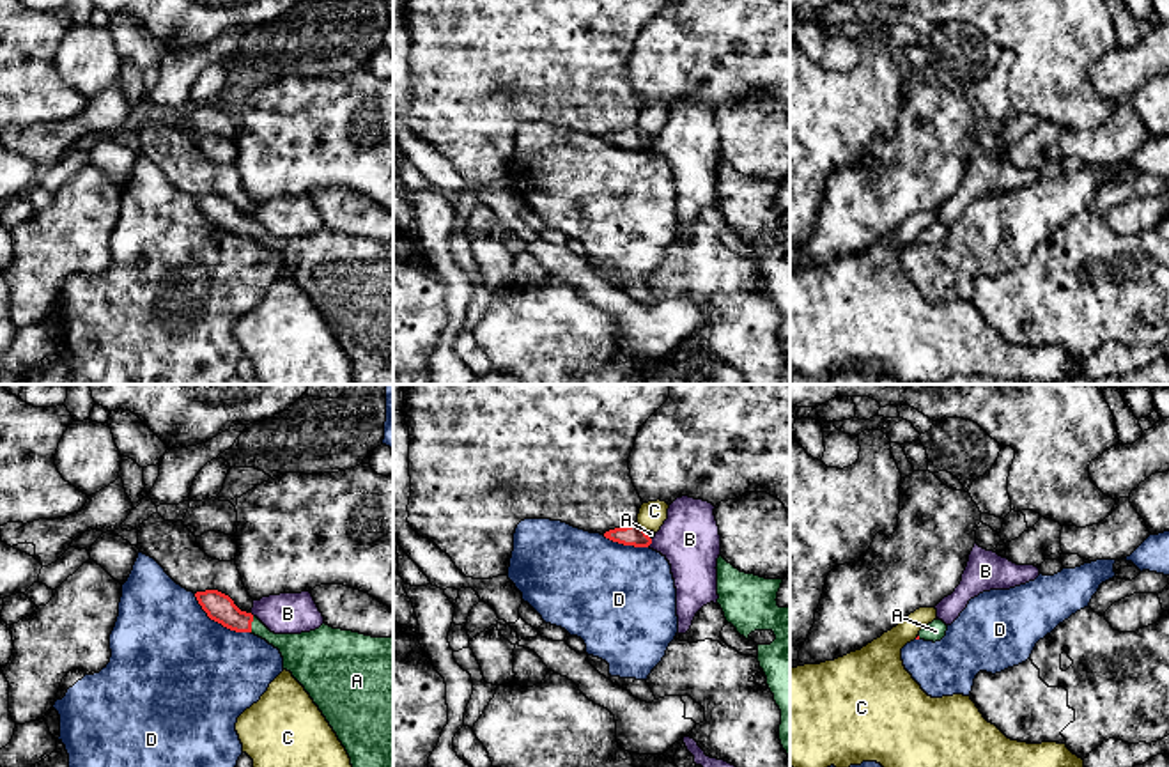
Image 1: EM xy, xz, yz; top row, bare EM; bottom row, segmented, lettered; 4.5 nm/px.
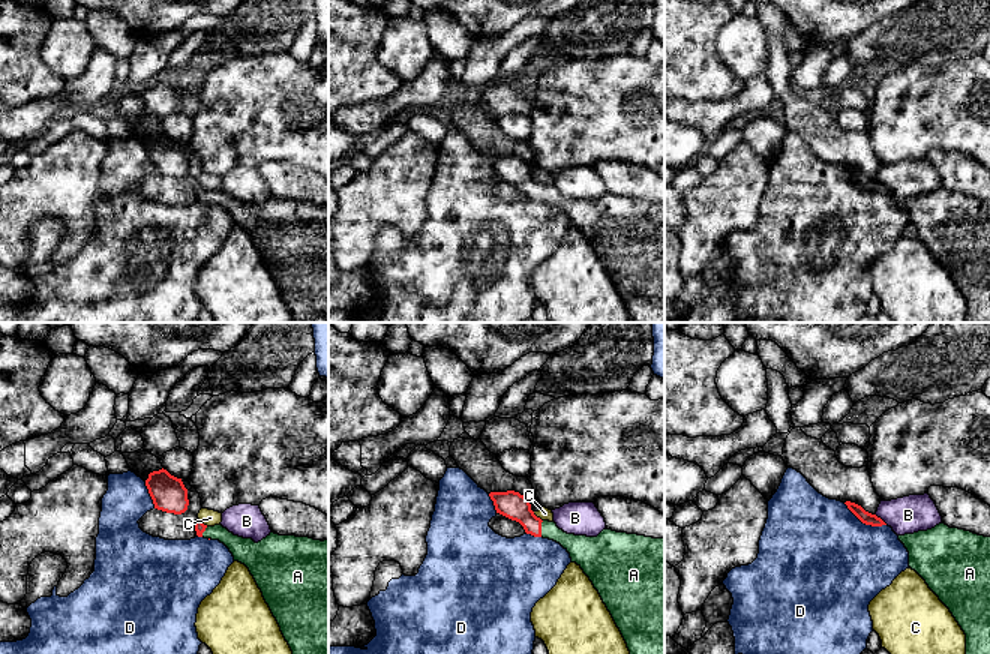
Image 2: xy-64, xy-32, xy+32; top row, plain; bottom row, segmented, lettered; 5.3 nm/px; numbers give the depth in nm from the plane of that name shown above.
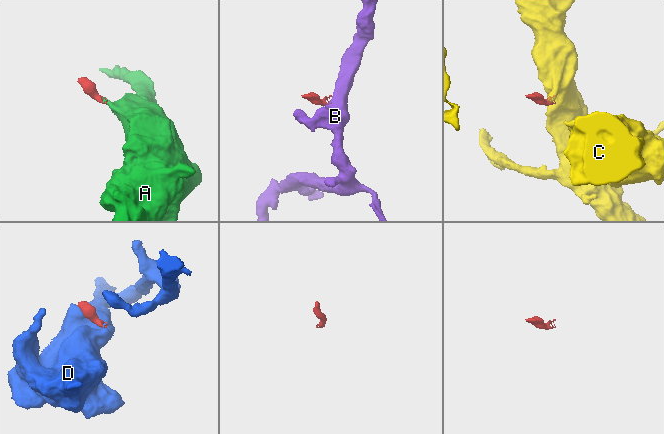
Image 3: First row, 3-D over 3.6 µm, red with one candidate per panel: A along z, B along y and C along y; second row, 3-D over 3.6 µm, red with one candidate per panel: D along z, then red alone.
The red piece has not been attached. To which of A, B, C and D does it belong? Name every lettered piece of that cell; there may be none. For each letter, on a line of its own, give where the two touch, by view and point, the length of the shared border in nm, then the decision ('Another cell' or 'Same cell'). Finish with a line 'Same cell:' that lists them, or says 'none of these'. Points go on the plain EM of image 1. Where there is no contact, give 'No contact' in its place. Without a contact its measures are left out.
A: Touches red at xy (250, 227). Shared border 70 nm. Same cell
B: Touches red at xz (650, 146). Shared border 50 nm. Another cell
C: Touches red at xz (640, 130). Shared border 70 nm. Another cell
D: Touches red at xy (218, 225). Shared border 320 nm. Another cell
Same cell: A

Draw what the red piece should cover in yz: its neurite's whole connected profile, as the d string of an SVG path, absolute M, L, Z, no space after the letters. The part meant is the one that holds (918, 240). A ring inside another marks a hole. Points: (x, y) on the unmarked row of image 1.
M933 223L932 227L925 229L916 243L925 244L941 244L946 239L948 229L942 223Z

